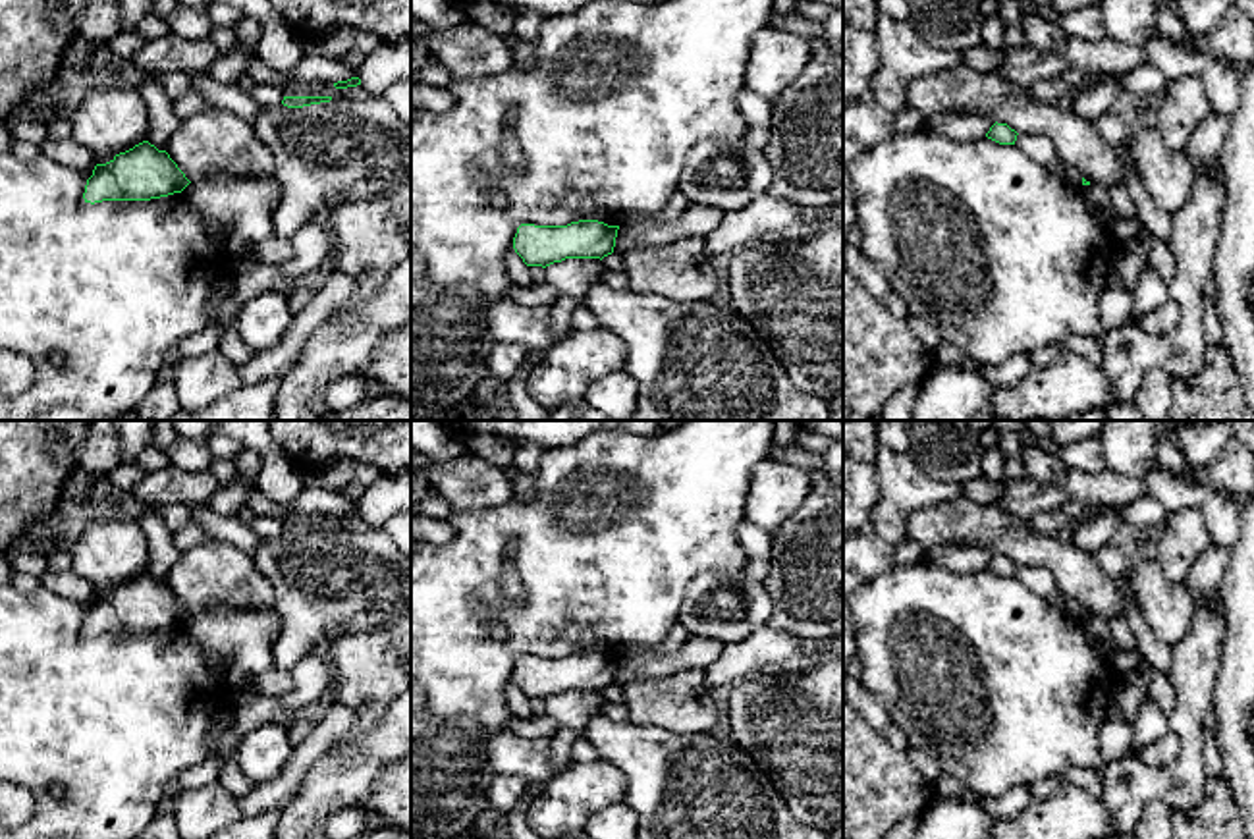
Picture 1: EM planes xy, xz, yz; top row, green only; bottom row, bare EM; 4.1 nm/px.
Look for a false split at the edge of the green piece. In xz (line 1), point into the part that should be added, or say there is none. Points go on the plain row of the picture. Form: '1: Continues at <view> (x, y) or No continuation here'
1: No continuation here

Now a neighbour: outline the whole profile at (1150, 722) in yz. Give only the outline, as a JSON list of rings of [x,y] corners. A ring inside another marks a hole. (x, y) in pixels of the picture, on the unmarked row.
[[[1146,696],[1132,719],[1131,746],[1134,748],[1136,756],[1142,748],[1165,737],[1169,731],[1171,729],[1169,729],[1167,714],[1158,706],[1156,700]]]

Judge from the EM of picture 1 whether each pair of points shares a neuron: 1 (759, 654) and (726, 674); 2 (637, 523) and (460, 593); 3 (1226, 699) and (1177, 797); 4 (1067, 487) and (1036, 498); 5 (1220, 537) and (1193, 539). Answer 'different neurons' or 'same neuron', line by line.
1: same neuron
2: same neuron
3: different neurons
4: same neuron
5: different neurons

